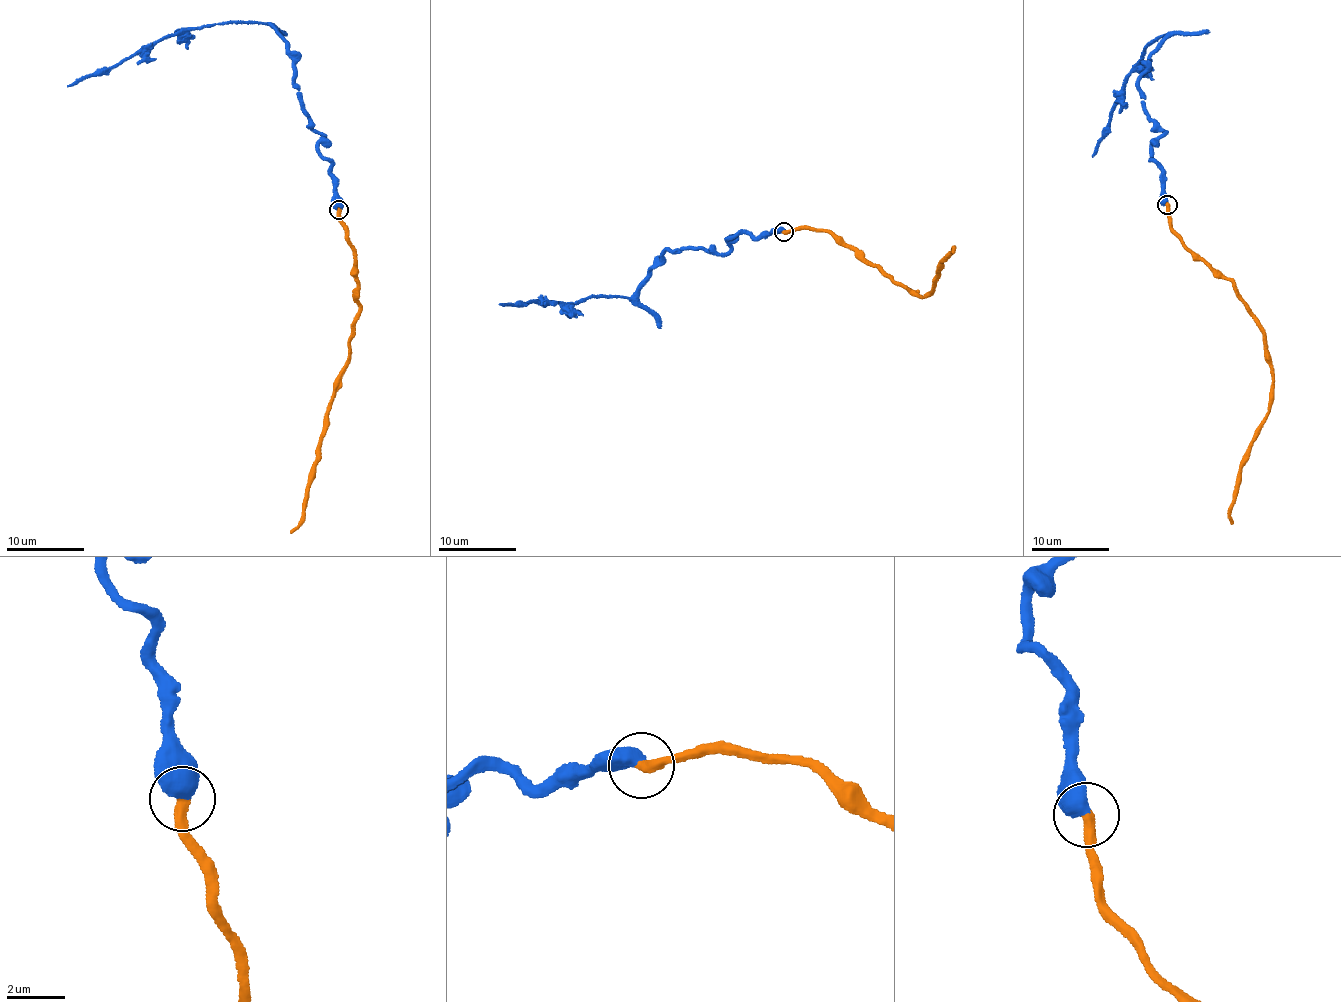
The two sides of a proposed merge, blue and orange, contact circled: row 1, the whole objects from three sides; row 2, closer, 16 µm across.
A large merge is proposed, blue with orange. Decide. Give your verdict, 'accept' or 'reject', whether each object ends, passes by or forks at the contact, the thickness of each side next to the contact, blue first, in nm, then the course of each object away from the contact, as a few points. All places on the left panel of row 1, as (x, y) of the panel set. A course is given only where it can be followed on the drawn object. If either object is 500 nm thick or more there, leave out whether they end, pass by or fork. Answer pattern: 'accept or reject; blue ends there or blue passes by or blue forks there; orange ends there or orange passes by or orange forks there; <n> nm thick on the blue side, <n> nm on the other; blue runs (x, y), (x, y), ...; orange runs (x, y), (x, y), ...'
accept; 700 nm thick on the blue side, 380 nm on the other; blue runs (338, 208), (323, 136), (310, 123), (289, 47), (268, 25), (182, 28), (67, 86); orange runs (338, 210), (354, 257), (359, 316), (329, 404), (304, 518), (291, 533)

